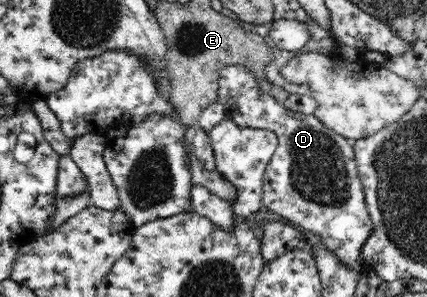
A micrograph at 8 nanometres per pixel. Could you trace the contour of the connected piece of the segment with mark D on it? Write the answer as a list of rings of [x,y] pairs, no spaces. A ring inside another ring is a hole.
[[[226,66],[217,83],[217,102],[223,104],[227,117],[241,127],[272,130],[279,140],[264,174],[264,207],[299,228],[310,230],[312,236],[320,236],[320,244],[345,268],[360,274],[367,271],[361,250],[374,230],[374,223],[370,219],[352,142],[330,130],[316,115],[286,109],[262,91],[256,77],[245,66]]]

